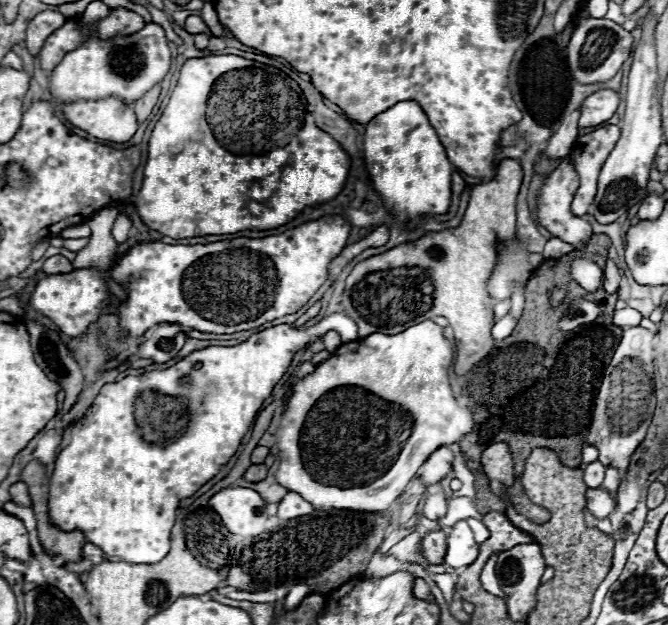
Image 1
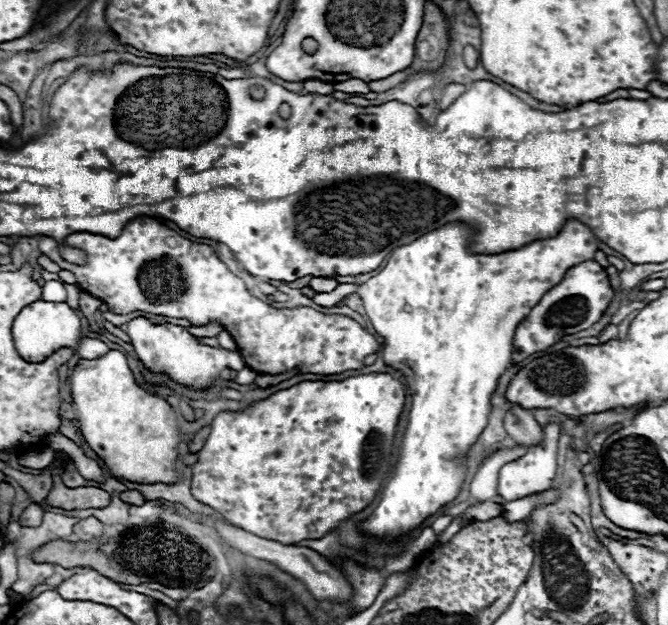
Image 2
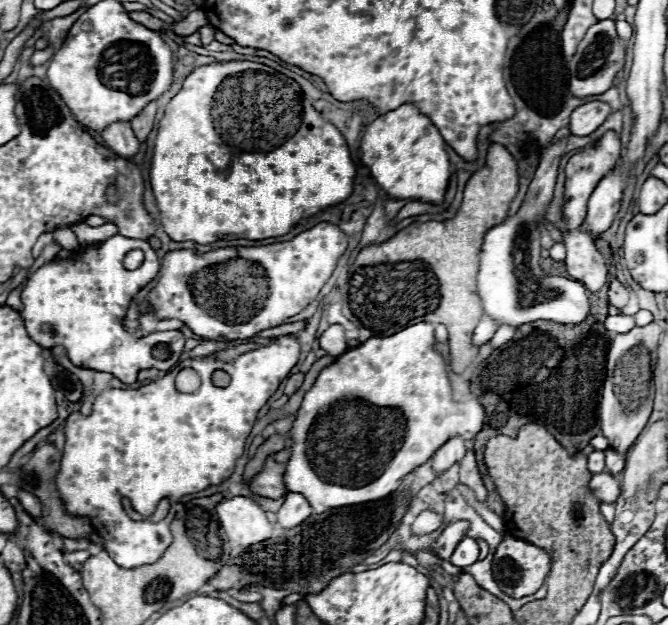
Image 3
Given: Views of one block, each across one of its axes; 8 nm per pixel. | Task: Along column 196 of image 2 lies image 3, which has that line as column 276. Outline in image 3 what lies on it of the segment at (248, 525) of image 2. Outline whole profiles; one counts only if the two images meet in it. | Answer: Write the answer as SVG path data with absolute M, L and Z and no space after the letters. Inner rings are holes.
M274 454L266 458L262 470L250 480L250 490L258 496L272 500L278 500L290 492L284 484L284 464L276 462Z

